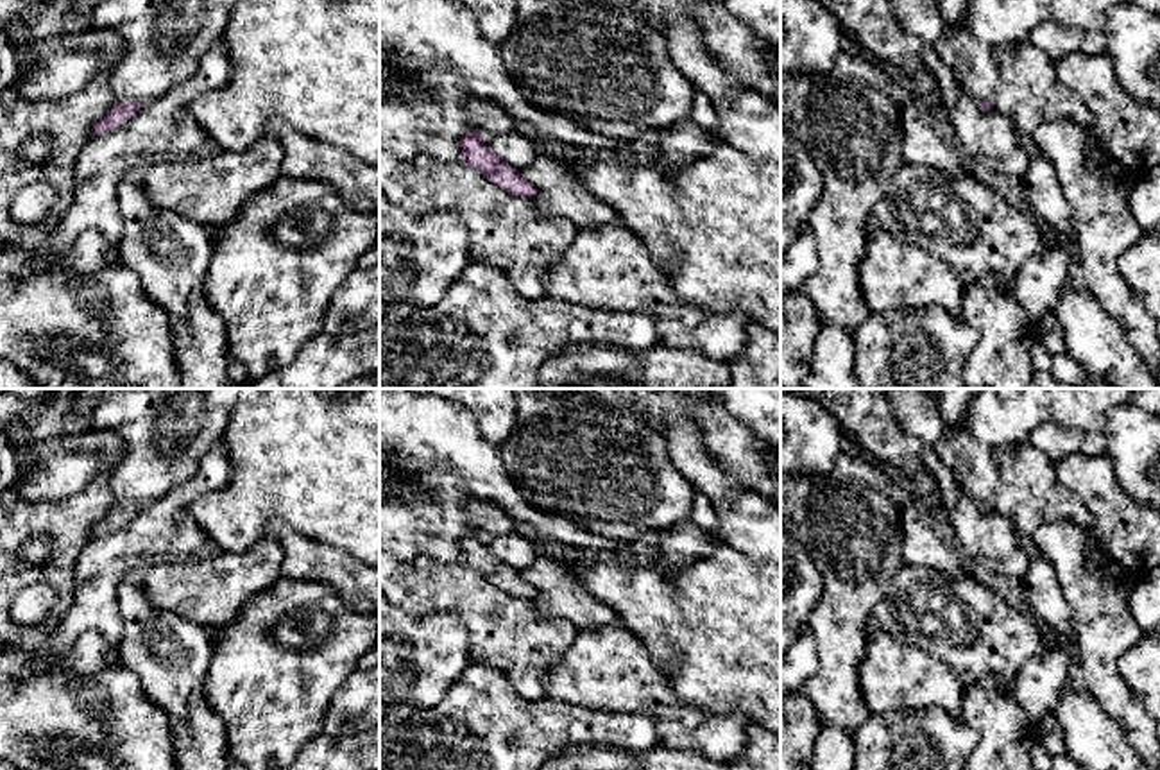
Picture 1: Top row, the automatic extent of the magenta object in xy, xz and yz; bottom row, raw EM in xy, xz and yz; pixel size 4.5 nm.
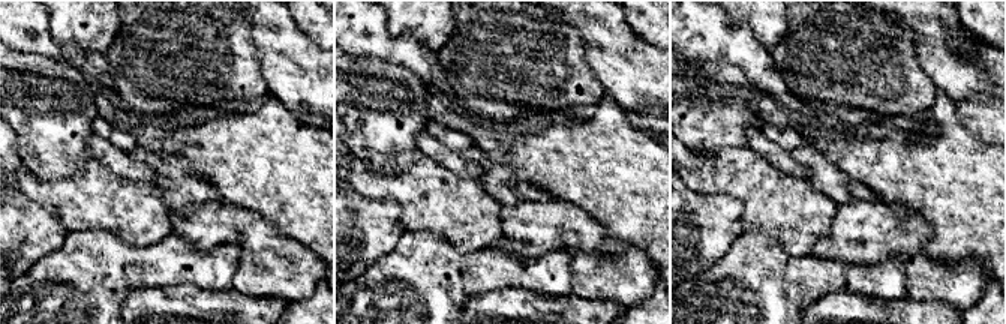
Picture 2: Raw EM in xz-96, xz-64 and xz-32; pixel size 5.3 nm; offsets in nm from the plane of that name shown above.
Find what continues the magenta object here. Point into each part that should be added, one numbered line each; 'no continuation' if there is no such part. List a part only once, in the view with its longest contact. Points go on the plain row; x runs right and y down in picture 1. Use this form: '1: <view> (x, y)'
1: xy (167, 432)

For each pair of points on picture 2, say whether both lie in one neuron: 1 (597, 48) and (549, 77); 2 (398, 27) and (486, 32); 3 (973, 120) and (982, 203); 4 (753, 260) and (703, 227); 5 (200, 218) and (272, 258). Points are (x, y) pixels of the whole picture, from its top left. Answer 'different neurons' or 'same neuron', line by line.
1: different neurons
2: different neurons
3: different neurons
4: different neurons
5: same neuron

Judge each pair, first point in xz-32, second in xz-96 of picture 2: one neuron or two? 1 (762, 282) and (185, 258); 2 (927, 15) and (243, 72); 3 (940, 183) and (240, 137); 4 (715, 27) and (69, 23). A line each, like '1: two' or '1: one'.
1: one
2: two
3: one
4: two

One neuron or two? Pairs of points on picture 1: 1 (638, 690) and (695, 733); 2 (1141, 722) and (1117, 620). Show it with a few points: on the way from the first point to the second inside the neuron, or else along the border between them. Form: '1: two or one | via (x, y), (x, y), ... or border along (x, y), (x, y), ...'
1: one | via (652, 695), (681, 720)
2: one | via (1116, 697), (1107, 686), (1107, 645)

